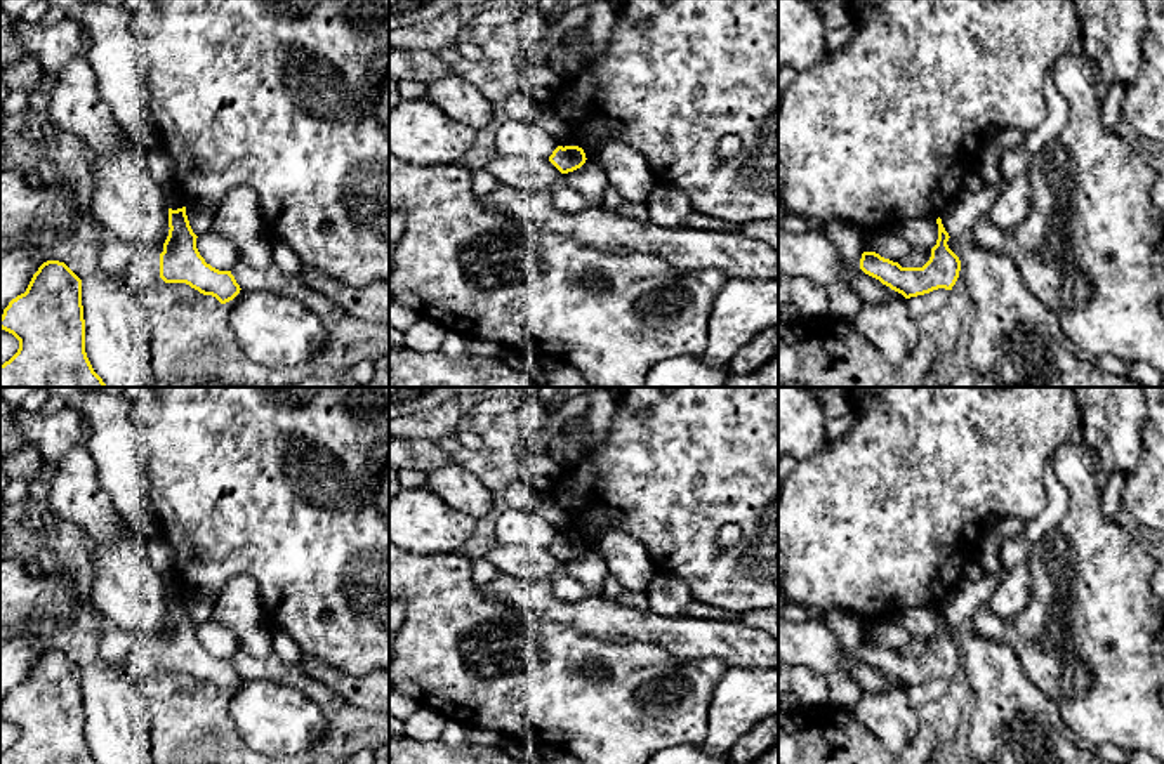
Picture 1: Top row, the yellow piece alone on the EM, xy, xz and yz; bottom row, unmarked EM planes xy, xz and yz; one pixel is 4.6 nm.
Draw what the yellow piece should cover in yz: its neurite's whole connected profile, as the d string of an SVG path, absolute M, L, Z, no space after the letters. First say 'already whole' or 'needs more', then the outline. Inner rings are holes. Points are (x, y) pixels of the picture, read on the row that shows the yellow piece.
already whole | M940 217L936 224L938 240L931 248L929 260L923 267L902 267L898 262L884 259L876 252L863 252L860 269L902 293L905 299L924 295L938 288L952 290L959 278L961 260L947 245L950 236Z

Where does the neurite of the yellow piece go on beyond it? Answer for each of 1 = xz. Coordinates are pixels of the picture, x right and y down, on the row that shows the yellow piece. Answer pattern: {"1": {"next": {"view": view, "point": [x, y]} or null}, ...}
{"1": {"next": null}}

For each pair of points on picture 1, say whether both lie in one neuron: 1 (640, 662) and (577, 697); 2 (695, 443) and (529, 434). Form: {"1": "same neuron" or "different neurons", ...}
{"1": "same neuron", "2": "different neurons"}

